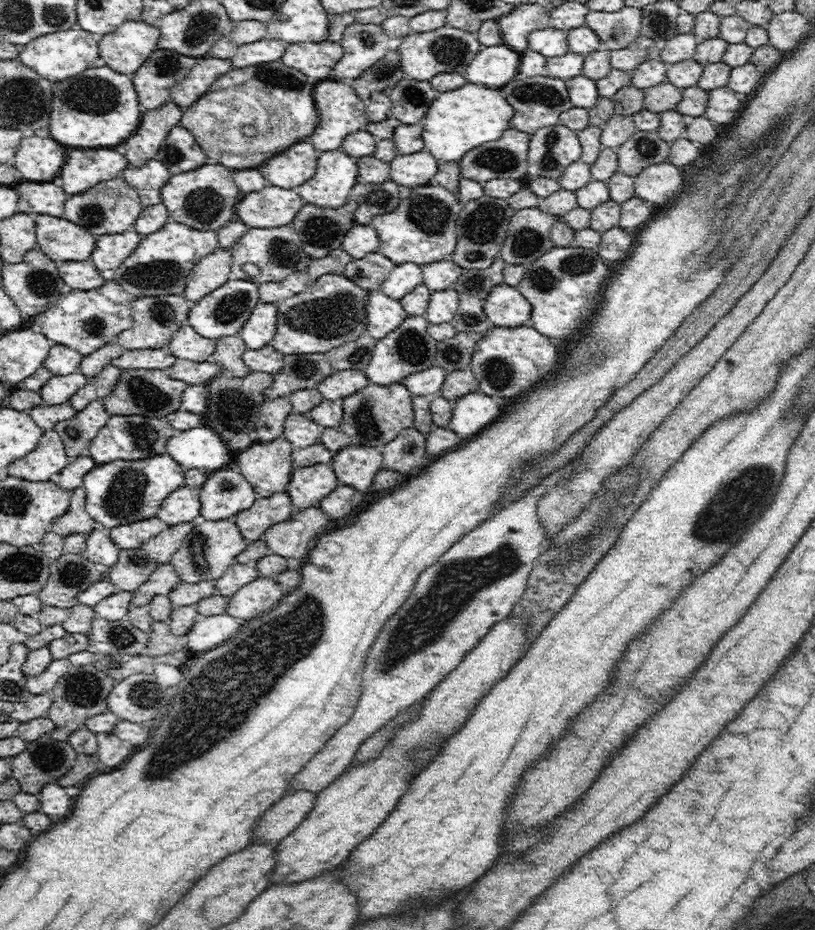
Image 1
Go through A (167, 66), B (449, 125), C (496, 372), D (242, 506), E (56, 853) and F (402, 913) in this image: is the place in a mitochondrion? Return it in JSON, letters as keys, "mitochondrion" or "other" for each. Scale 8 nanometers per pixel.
{"A":"mitochondrion","B":"other","C":"mitochondrion","D":"other","E":"other","F":"other"}

